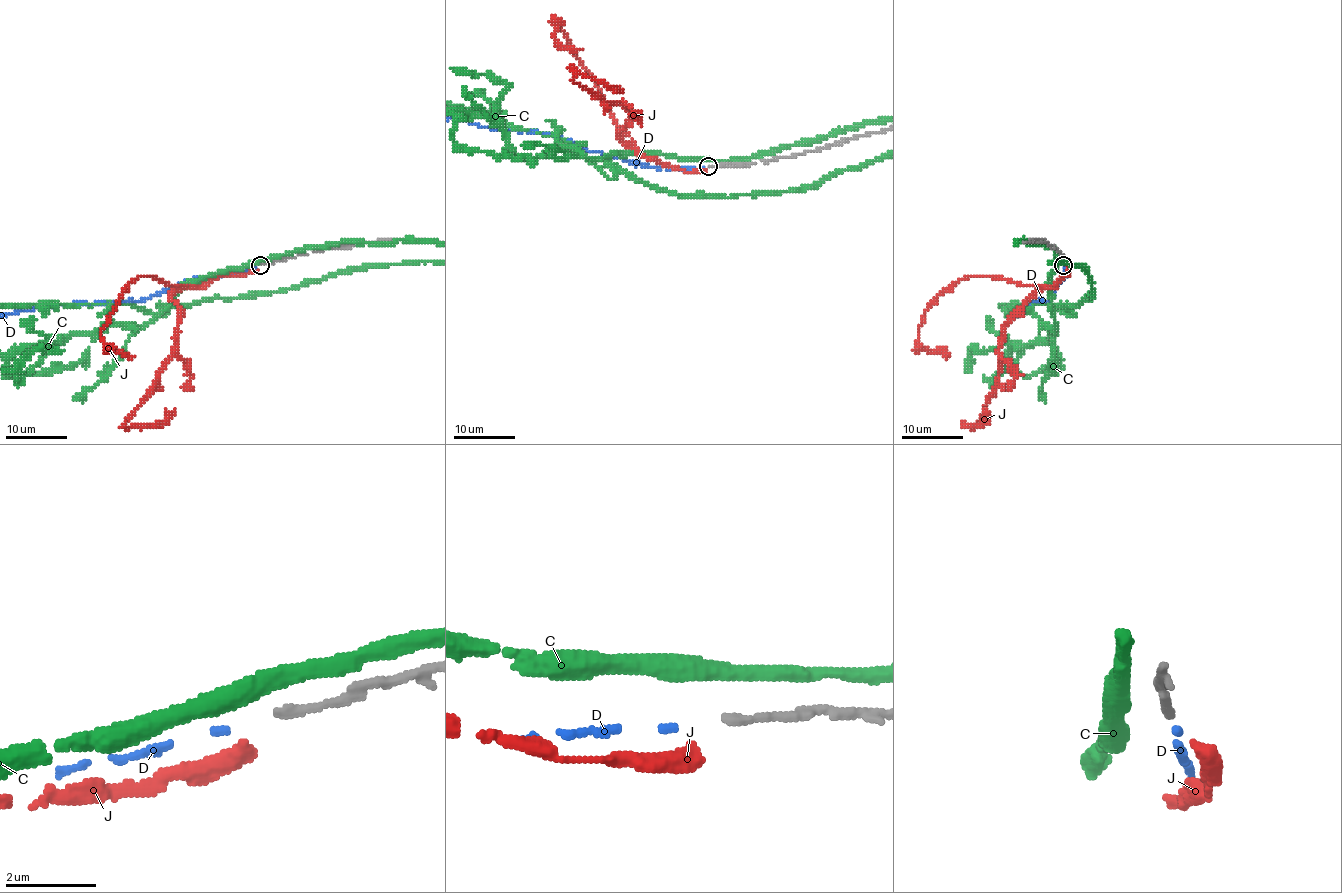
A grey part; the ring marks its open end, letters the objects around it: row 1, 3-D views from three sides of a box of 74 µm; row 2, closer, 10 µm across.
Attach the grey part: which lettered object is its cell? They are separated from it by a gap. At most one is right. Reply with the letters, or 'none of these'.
D

